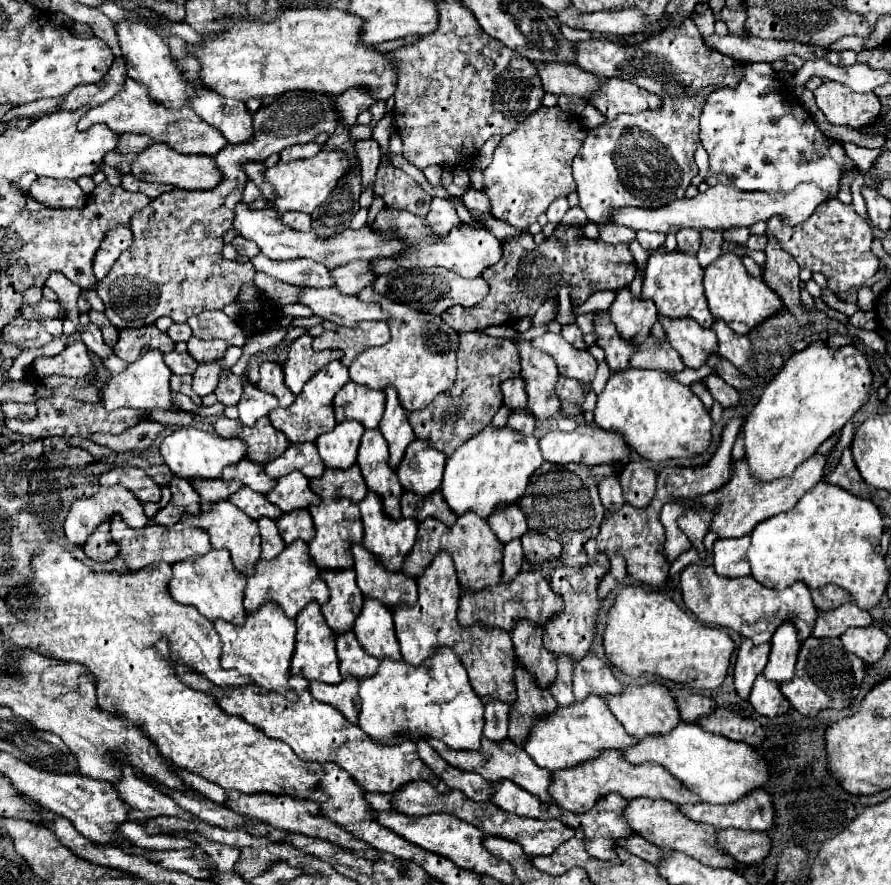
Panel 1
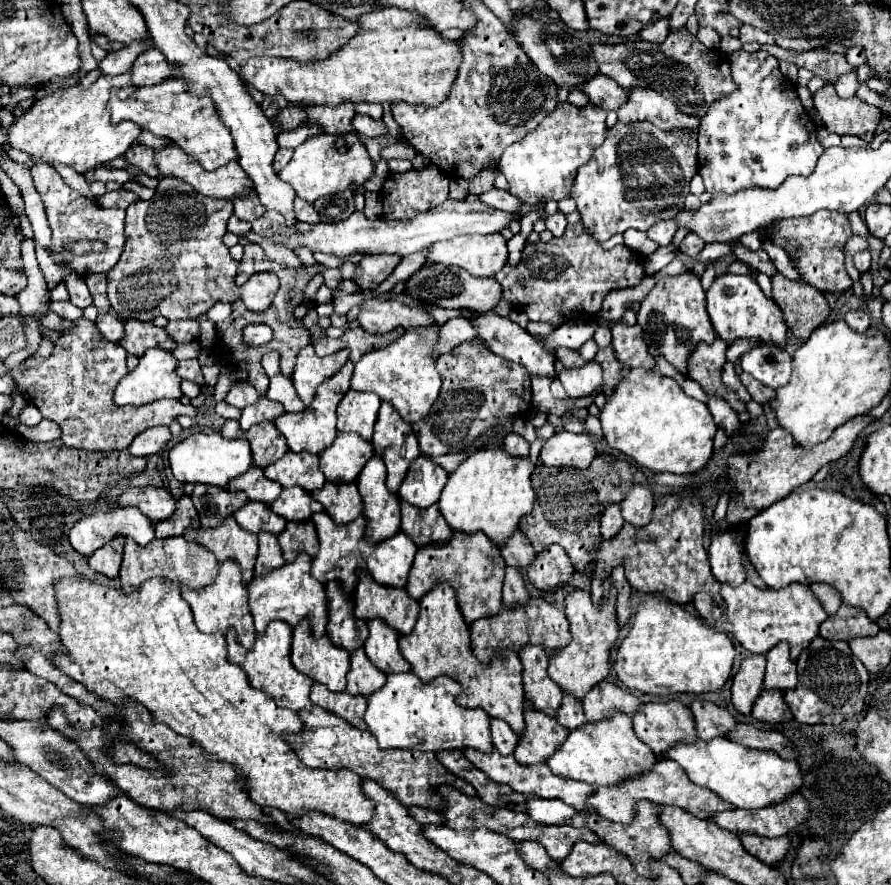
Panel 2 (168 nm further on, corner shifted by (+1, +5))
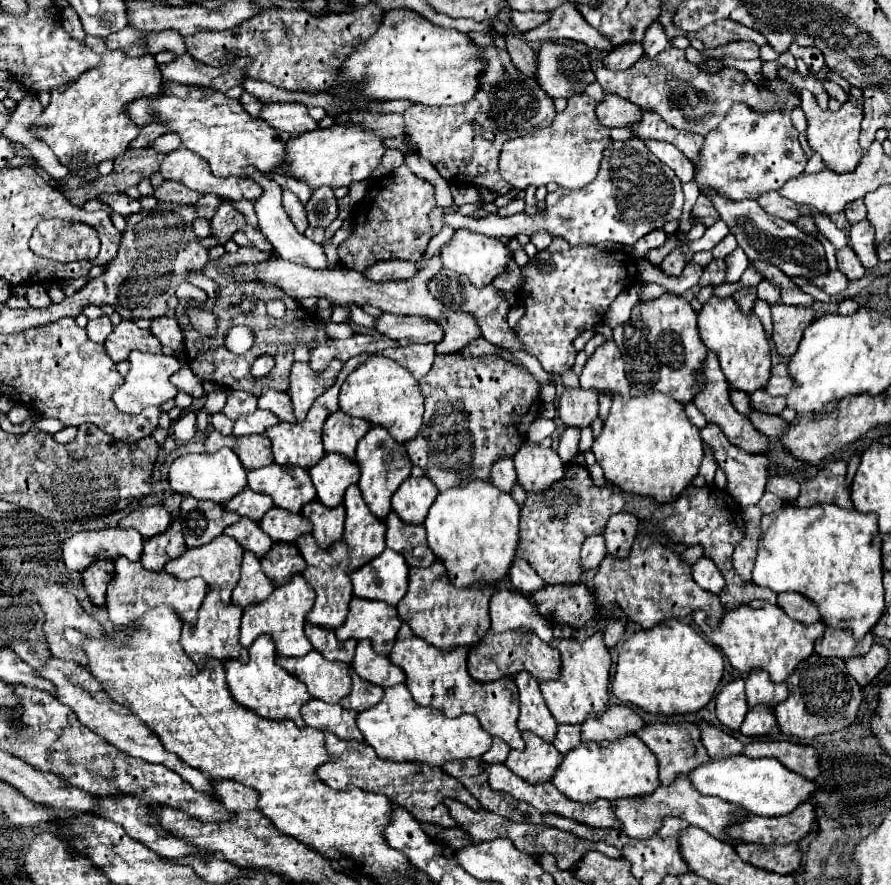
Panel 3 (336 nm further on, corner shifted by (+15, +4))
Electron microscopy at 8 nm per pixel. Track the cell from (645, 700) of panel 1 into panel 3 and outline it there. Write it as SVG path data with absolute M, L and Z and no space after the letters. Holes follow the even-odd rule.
M654 722L646 724L636 732L636 736L652 750L658 760L660 784L670 784L678 774L688 774L692 768L708 762L708 752L700 742L700 730L690 722Z

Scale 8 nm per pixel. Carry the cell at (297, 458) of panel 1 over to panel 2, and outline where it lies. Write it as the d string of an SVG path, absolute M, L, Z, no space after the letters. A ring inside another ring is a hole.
M288 451L280 461L264 469L266 479L278 481L282 487L302 487L312 493L324 487L324 475L318 469L318 455L310 453L292 453Z

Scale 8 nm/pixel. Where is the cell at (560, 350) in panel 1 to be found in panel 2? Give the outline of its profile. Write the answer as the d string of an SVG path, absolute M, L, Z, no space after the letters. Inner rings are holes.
M588 361L582 369L564 369L558 379L562 381L570 399L590 397L602 387L602 367L596 361Z

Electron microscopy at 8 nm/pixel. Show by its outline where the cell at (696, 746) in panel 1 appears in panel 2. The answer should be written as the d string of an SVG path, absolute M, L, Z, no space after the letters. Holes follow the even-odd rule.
M718 737L712 741L678 745L672 747L666 755L686 769L686 775L692 783L714 791L728 803L742 809L762 809L772 803L782 803L802 787L802 773L796 761L780 759L776 753L754 751L730 739Z

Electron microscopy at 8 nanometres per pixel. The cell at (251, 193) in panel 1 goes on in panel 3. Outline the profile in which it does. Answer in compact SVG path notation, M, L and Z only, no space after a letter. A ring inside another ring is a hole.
M222 200L218 212L212 218L212 228L214 228L212 236L216 236L220 244L226 244L232 238L232 234L236 230L242 230L244 226L246 226L244 214L234 208L232 200Z

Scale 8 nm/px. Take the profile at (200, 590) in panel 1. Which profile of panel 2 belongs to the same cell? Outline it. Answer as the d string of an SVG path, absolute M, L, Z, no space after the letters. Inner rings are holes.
M234 561L220 563L220 573L218 573L218 579L216 579L214 587L206 587L206 591L186 591L186 587L182 587L182 597L192 607L194 621L196 621L196 625L202 633L222 633L222 635L226 635L228 629L234 629L238 643L246 649L252 649L254 639L256 639L256 631L254 631L252 613L248 609L248 591L242 585L242 575L240 573L242 571Z

